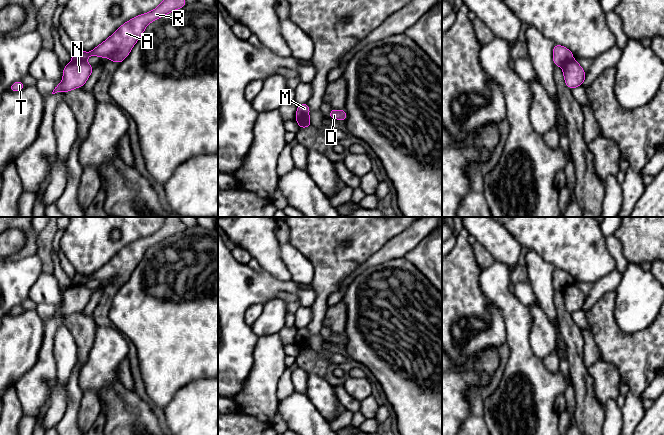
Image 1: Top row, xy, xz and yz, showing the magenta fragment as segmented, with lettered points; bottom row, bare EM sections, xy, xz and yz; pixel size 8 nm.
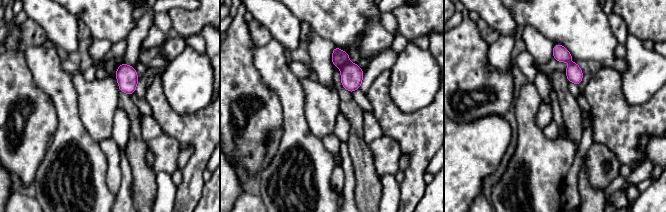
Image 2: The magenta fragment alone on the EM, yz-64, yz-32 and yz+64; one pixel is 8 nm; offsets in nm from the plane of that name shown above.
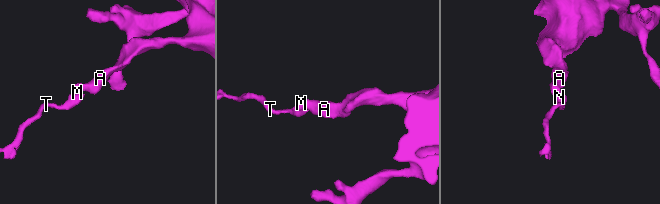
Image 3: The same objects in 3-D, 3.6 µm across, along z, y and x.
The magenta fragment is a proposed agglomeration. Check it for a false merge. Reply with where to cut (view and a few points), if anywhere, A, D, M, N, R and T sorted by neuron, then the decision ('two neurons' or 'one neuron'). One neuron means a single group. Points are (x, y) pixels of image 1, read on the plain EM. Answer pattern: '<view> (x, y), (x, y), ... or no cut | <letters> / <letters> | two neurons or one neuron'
xy (72, 284), (85, 285) | A D M R / N T | two neurons

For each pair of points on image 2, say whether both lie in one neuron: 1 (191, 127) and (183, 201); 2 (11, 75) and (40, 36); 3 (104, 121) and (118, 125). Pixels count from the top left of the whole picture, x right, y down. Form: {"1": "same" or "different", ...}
{"1": "same", "2": "different", "3": "different"}

